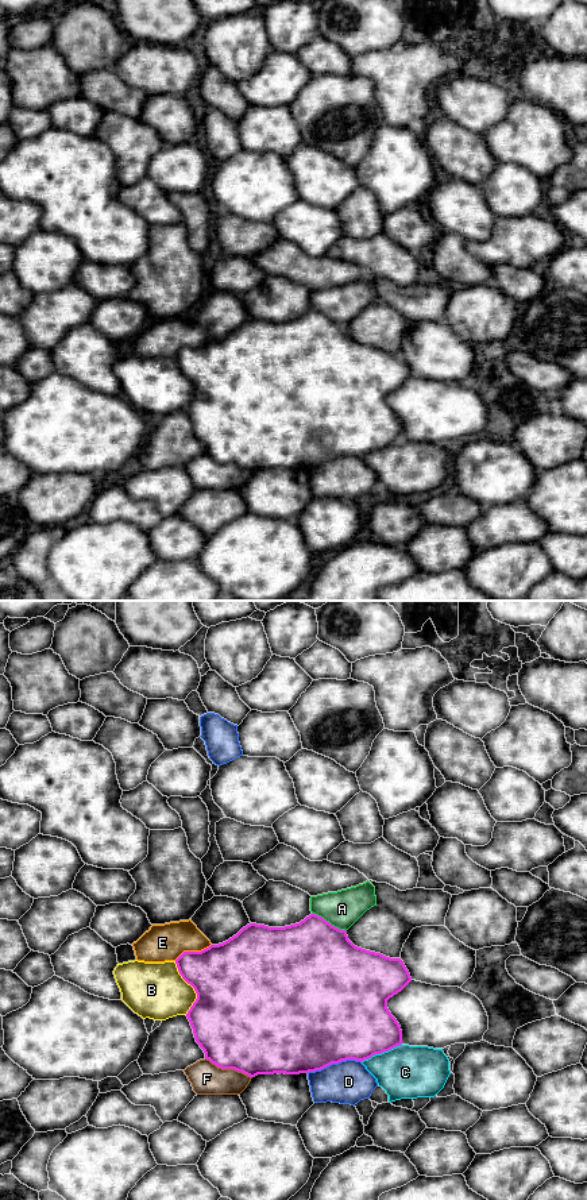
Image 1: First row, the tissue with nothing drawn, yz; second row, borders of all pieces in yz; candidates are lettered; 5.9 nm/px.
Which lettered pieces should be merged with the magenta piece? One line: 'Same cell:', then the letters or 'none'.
Same cell: none

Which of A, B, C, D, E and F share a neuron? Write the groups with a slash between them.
A C / B / D / E / F

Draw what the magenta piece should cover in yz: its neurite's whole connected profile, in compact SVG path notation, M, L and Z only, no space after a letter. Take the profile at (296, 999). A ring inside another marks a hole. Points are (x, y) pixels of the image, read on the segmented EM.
M310 914L304 921L285 927L269 927L264 925L250 923L228 941L211 945L201 952L184 952L175 960L182 979L190 984L197 999L188 1011L186 1016L193 1029L196 1042L205 1053L205 1058L221 1069L235 1069L250 1077L258 1074L300 1074L321 1070L332 1064L347 1060L363 1062L375 1054L382 1054L402 1045L402 1030L397 1019L387 1008L387 1000L401 992L410 981L410 973L401 958L390 958L381 953L370 952L355 946L345 930L340 930L324 918Z

